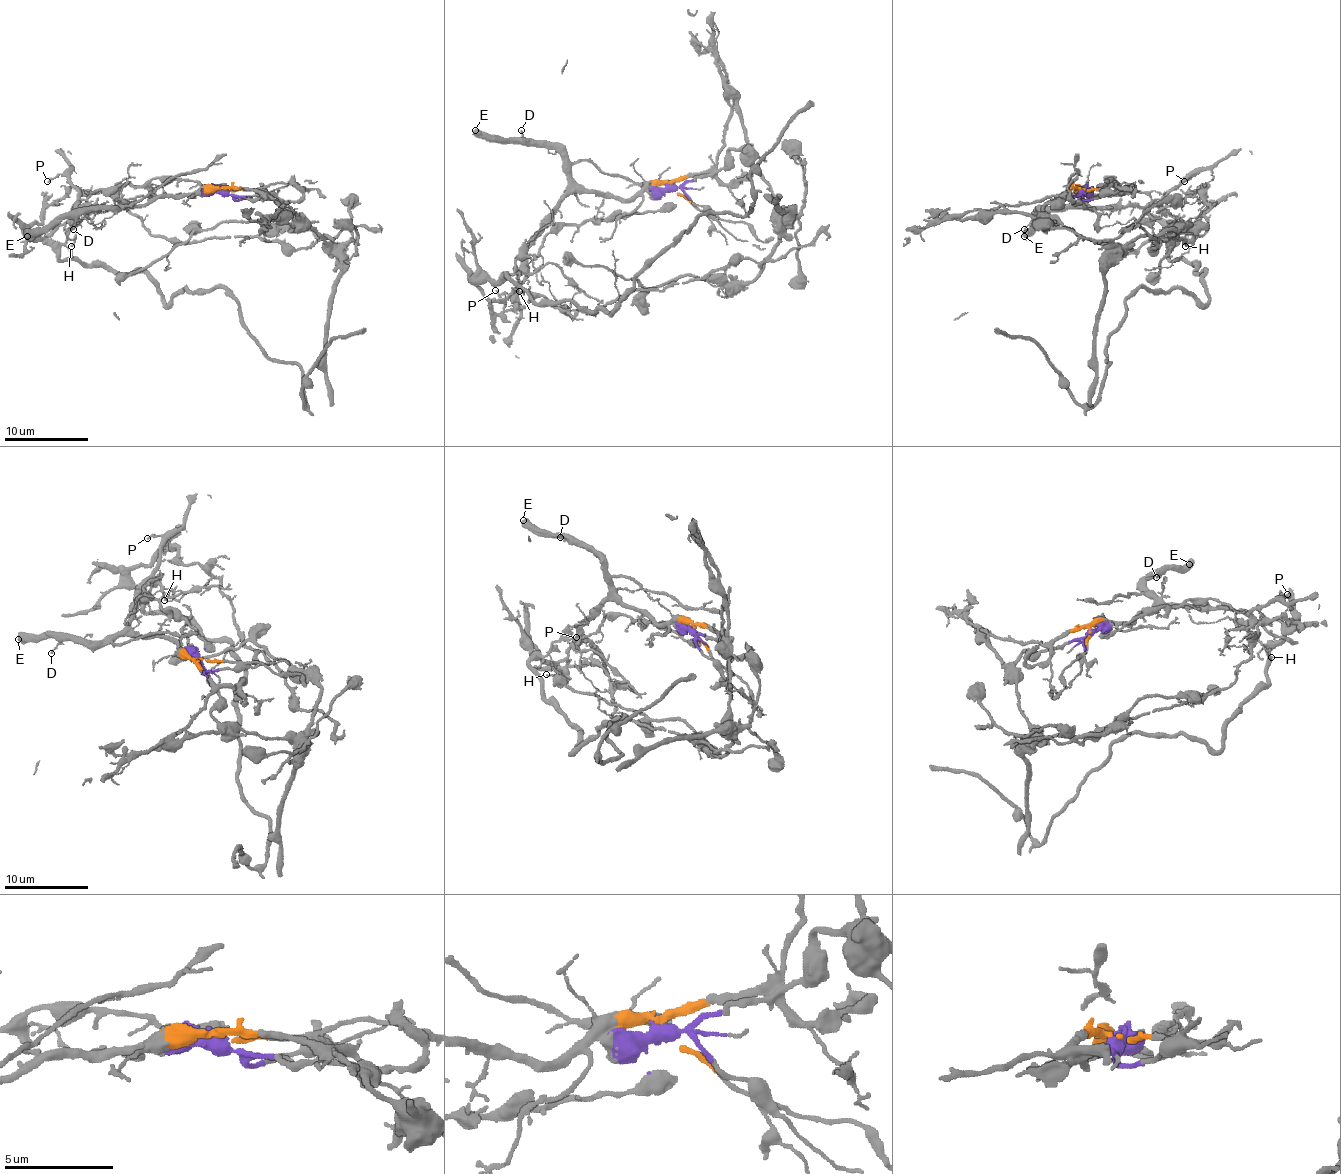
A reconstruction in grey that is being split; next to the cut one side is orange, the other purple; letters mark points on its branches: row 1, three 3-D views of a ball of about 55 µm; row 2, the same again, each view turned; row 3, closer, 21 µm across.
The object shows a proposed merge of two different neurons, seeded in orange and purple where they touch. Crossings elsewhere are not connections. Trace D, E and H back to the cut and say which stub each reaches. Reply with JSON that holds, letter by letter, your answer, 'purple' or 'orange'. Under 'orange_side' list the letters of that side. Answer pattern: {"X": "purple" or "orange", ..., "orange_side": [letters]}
{"D": "orange", "E": "orange", "H": "purple", "orange_side": ["D", "E"]}

